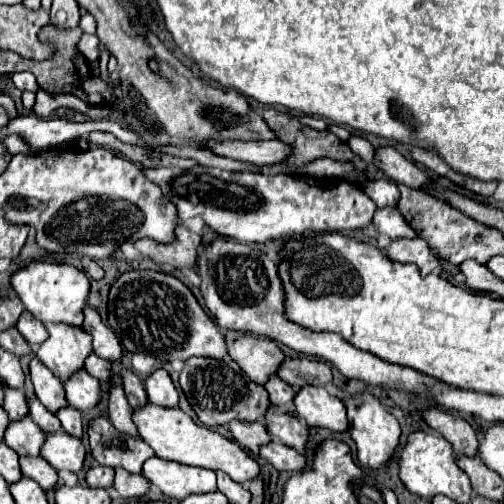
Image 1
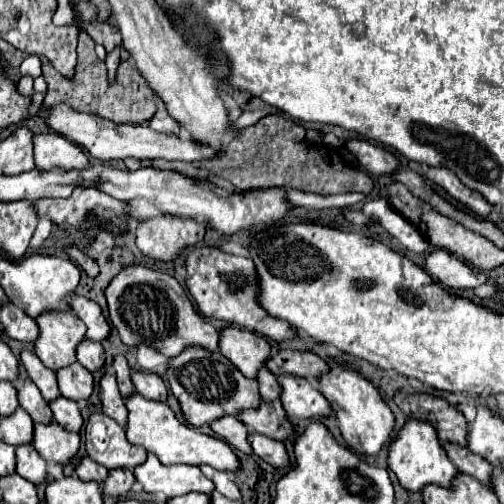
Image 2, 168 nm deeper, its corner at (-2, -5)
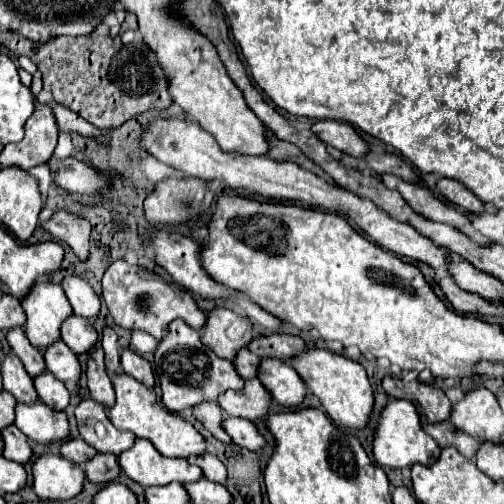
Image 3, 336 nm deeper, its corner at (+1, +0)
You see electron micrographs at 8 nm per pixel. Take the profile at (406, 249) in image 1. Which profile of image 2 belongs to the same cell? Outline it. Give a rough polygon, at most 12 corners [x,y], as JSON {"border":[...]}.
{"border":[[443,249],[425,255],[425,271],[447,289],[485,281]]}

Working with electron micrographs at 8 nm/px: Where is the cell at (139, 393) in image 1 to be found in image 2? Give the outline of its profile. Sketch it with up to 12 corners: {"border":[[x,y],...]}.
{"border":[[117,355],[113,367],[117,373],[121,397],[135,393],[125,357]]}

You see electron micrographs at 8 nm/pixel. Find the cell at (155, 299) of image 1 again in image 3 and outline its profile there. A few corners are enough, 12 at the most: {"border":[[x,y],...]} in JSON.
{"border":[[108,266],[102,296],[114,322],[156,340],[182,318],[202,330],[192,294],[158,274]]}

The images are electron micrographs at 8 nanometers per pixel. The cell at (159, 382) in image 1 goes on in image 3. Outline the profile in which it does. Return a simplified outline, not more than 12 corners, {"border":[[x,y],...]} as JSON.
{"border":[[122,350],[122,370],[154,388],[150,364],[132,350]]}

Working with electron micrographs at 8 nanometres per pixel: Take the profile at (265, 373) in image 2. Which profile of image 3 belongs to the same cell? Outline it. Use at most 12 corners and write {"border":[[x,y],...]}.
{"border":[[248,348],[236,352],[232,362],[244,378],[256,378],[260,358]]}

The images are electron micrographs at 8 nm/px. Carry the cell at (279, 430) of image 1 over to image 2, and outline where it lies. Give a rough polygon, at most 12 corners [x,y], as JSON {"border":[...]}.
{"border":[[279,399],[239,413],[249,427],[275,441],[295,433]]}

